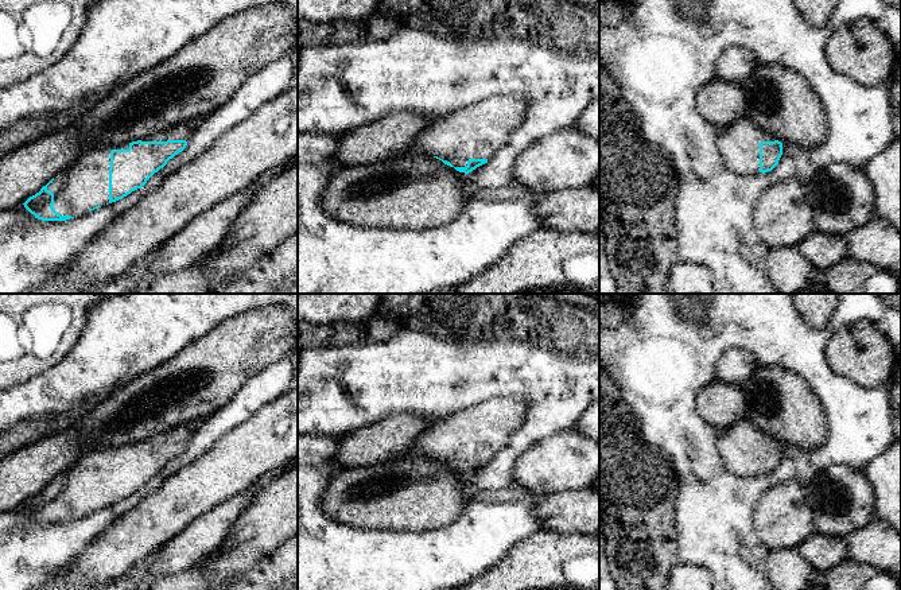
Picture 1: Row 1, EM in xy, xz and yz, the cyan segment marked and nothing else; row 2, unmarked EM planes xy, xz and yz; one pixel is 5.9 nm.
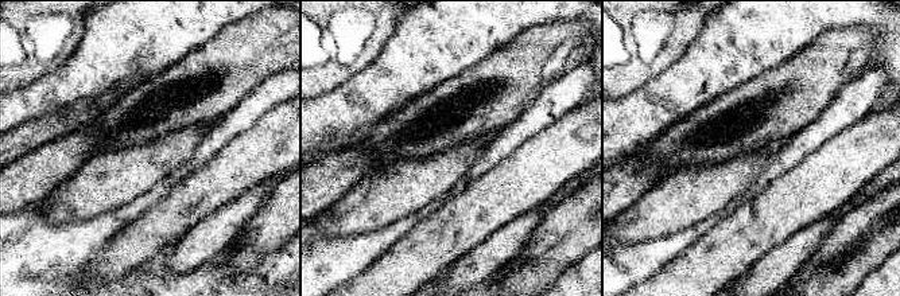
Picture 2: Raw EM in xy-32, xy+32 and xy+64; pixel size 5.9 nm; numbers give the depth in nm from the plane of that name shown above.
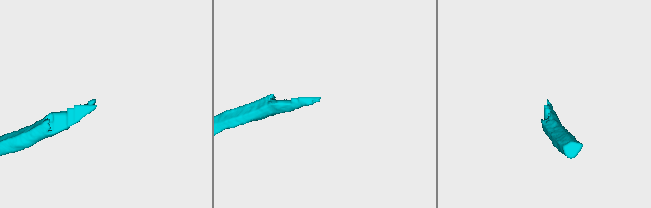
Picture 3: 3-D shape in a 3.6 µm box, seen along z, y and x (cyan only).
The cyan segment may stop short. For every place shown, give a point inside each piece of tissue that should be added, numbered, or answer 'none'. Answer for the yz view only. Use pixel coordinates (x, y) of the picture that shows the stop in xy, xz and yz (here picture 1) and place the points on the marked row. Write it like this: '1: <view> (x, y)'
1: yz (738, 144)

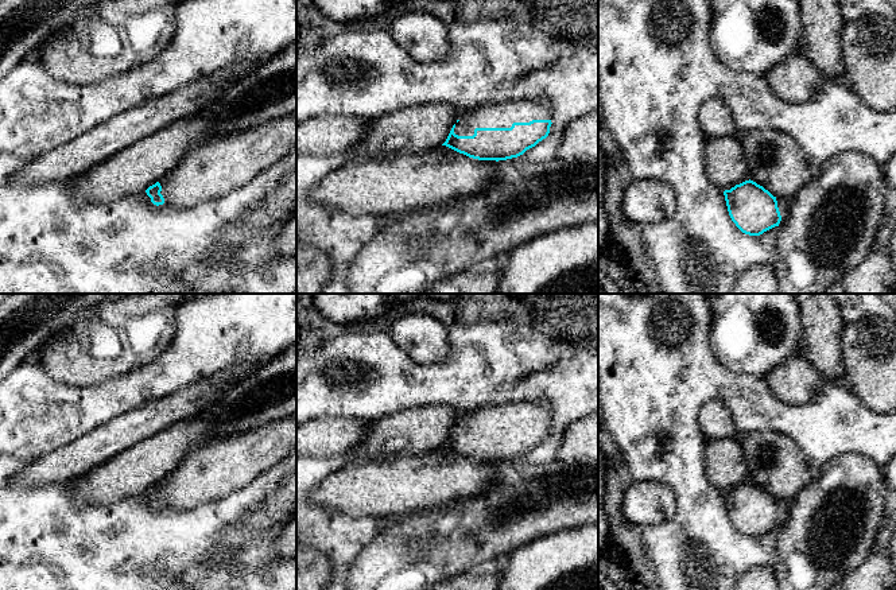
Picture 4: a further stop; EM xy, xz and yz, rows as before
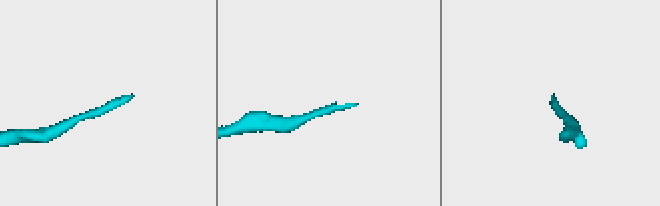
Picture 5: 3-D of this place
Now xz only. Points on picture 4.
1: xz (503, 115)

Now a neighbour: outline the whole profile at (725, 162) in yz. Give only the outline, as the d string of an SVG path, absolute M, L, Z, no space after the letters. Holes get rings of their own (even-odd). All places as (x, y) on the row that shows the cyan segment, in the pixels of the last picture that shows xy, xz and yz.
M734 136L706 140L705 166L709 181L722 191L749 181L742 143Z

